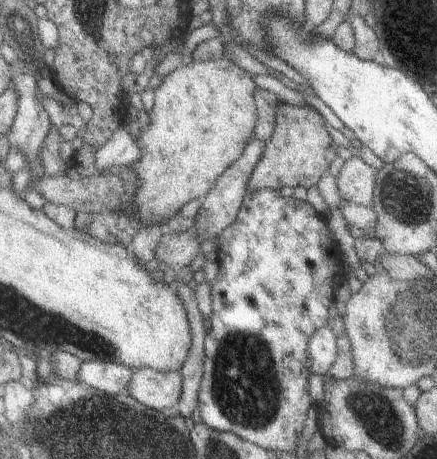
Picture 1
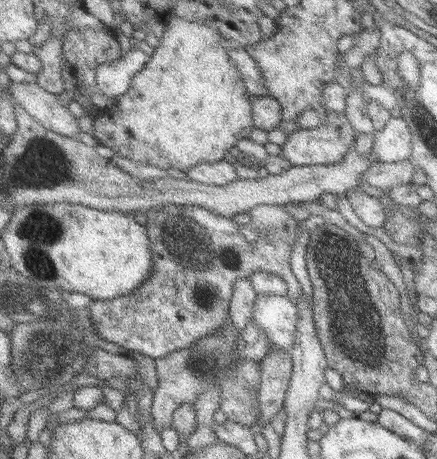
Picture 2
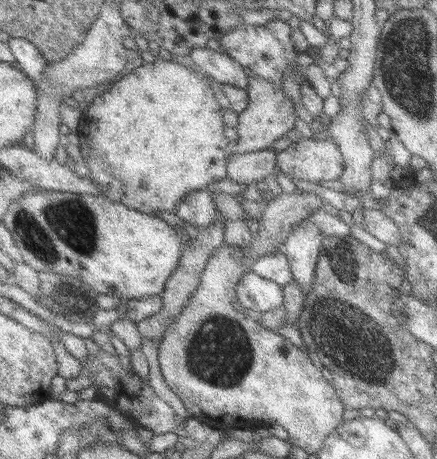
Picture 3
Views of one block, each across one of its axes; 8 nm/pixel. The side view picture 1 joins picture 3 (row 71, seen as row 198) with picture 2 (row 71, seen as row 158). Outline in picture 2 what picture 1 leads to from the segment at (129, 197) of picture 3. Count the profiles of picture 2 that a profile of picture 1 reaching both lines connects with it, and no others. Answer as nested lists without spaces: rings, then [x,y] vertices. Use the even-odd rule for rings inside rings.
[[[171,18],[165,26],[161,44],[151,54],[151,62],[135,76],[129,92],[117,98],[117,106],[93,114],[95,138],[101,146],[111,148],[115,156],[129,158],[139,164],[151,164],[157,168],[175,168],[181,172],[191,172],[191,168],[203,162],[223,162],[233,146],[241,138],[249,138],[253,120],[253,102],[245,86],[241,72],[235,68],[229,50],[221,46],[221,34],[213,24],[189,22],[183,18]]]

